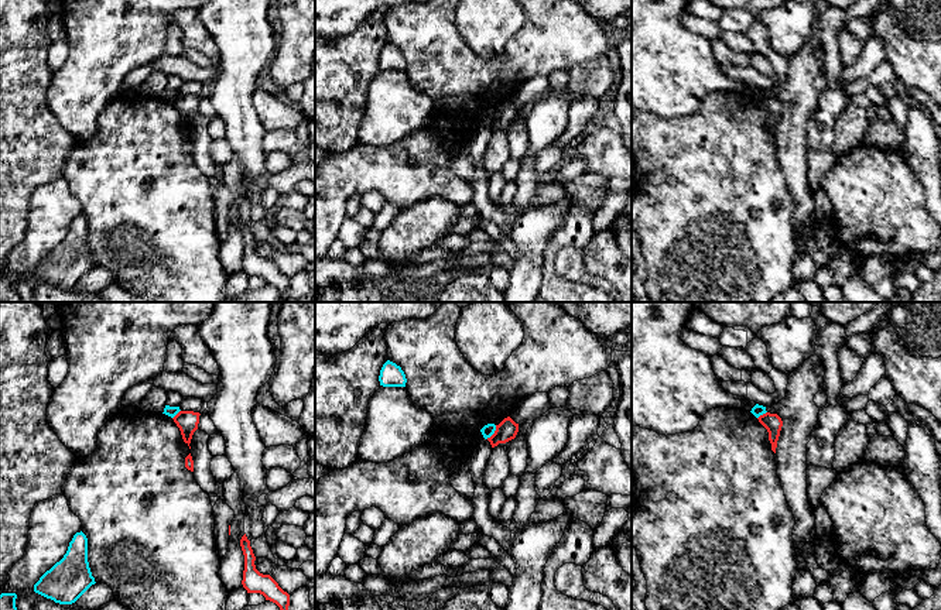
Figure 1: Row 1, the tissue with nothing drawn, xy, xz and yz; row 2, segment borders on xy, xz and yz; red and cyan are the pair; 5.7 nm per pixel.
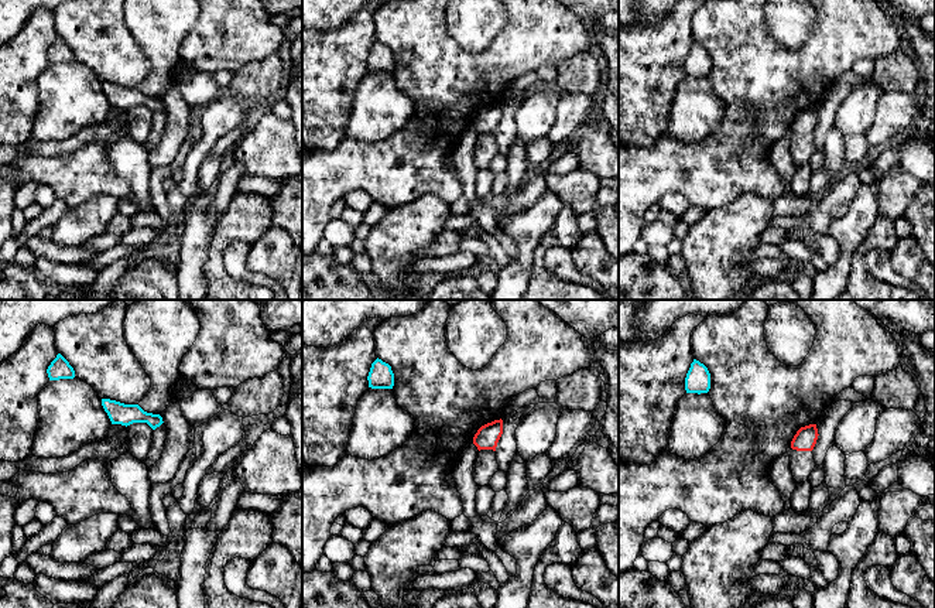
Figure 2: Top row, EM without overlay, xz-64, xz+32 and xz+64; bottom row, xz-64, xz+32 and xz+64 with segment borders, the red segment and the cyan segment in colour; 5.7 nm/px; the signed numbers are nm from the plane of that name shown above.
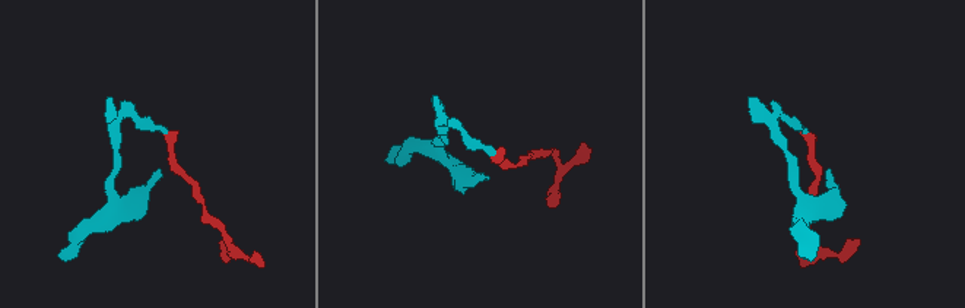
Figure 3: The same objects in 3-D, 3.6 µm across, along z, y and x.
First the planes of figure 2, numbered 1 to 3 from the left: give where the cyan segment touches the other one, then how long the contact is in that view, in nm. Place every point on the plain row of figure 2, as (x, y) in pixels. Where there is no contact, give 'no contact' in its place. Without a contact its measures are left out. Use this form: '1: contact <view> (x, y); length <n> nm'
1: no contact
2: no contact
3: no contact

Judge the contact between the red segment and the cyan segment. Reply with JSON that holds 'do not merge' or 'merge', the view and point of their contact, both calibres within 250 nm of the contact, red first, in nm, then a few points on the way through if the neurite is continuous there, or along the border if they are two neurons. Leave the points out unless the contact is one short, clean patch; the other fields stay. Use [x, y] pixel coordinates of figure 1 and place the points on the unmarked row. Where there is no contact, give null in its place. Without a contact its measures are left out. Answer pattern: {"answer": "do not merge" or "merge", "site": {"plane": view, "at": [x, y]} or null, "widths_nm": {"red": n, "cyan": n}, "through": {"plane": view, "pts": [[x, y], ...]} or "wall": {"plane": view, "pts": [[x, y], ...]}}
{"answer": "do not merge", "site": {"plane": "xz", "at": [495, 116]}, "widths_nm": {"red": 120, "cyan": 70}, "wall": {"plane": "xz", "pts": [[496, 109], [496, 113], [486, 122]]}}

